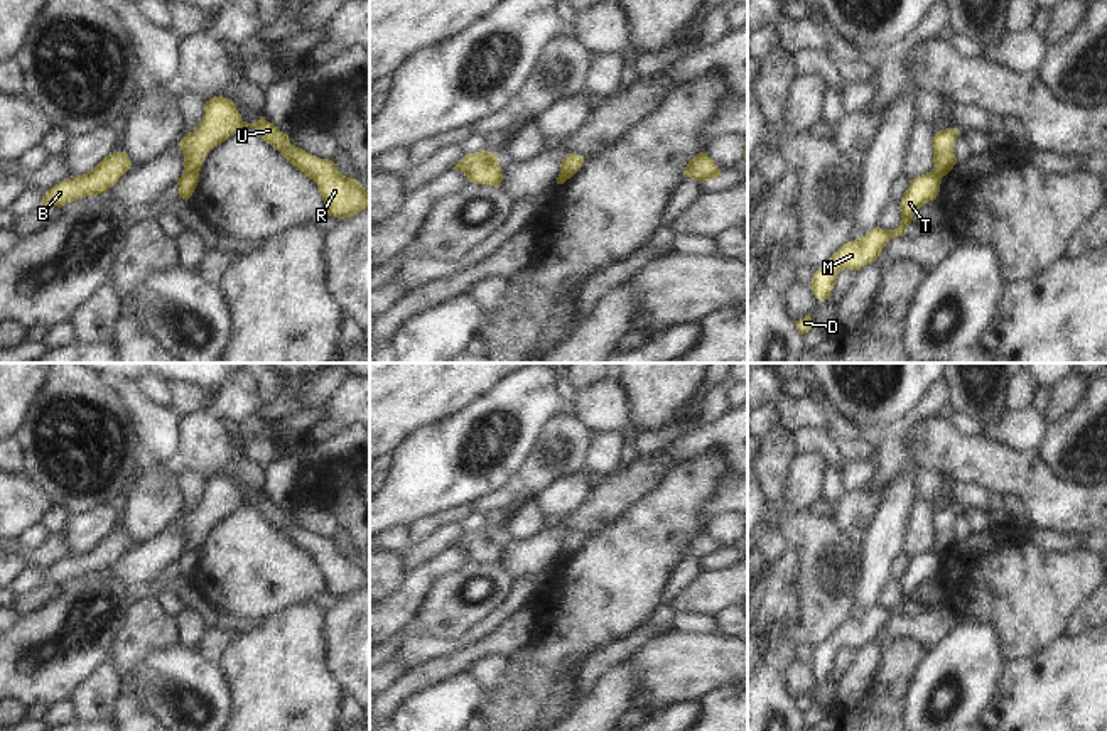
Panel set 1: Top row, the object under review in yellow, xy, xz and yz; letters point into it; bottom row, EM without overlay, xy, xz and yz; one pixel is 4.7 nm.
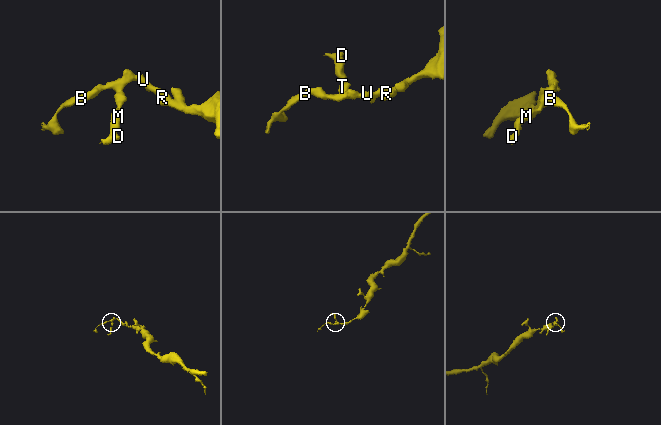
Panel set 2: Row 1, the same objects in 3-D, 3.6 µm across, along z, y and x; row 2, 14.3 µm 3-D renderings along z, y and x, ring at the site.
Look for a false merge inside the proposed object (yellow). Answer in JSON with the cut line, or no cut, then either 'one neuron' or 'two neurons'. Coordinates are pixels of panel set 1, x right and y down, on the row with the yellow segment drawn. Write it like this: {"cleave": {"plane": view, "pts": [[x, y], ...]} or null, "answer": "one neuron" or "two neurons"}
{"cleave": {"plane": "xy", "pts": [[198, 169], [183, 174]]}, "answer": "two neurons"}

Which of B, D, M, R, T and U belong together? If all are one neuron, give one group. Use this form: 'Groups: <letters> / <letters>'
Groups: B R U / D M T.

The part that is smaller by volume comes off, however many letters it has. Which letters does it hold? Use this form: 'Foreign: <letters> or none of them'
Foreign: D, M, T

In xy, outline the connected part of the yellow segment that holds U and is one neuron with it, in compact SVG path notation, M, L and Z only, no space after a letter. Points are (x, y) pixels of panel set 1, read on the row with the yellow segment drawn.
M214 96L204 103L204 115L194 132L181 138L179 147L184 154L182 174L201 171L208 154L235 135L240 128L253 128L267 143L275 147L297 171L312 179L324 199L329 216L339 219L354 216L370 208L370 196L356 181L343 176L329 159L319 159L290 143L289 135L273 123L260 116L255 123L246 123L235 103L223 96Z

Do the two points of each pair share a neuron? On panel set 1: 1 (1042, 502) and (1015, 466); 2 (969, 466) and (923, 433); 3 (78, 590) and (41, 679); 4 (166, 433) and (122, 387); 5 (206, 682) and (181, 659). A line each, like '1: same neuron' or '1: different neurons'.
1: same neuron
2: same neuron
3: same neuron
4: same neuron
5: same neuron

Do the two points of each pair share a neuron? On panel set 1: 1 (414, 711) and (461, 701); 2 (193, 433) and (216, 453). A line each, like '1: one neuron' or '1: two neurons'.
1: one neuron
2: one neuron

